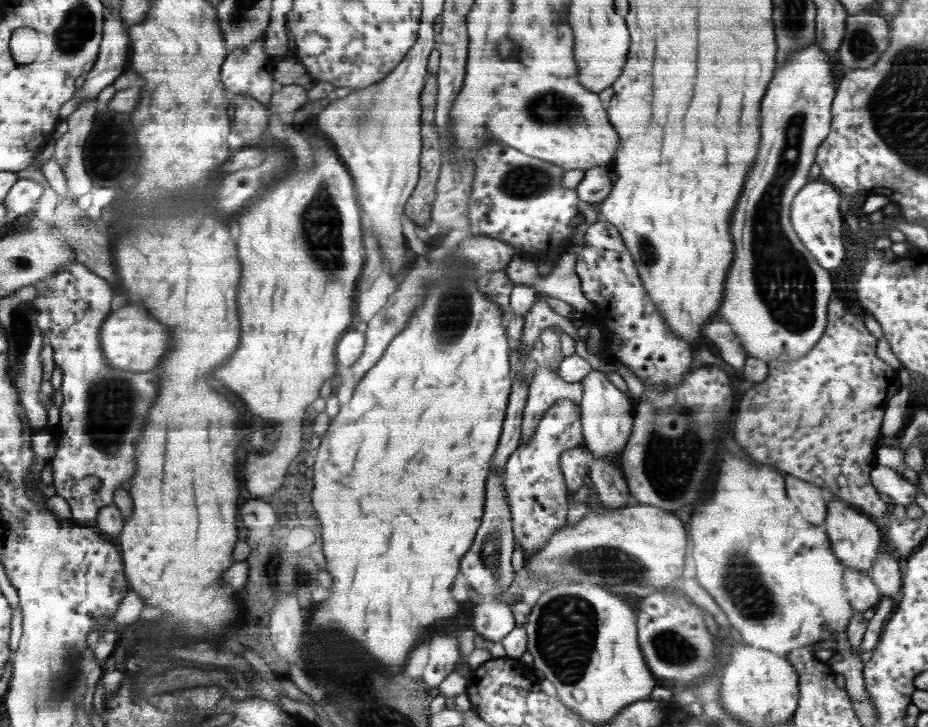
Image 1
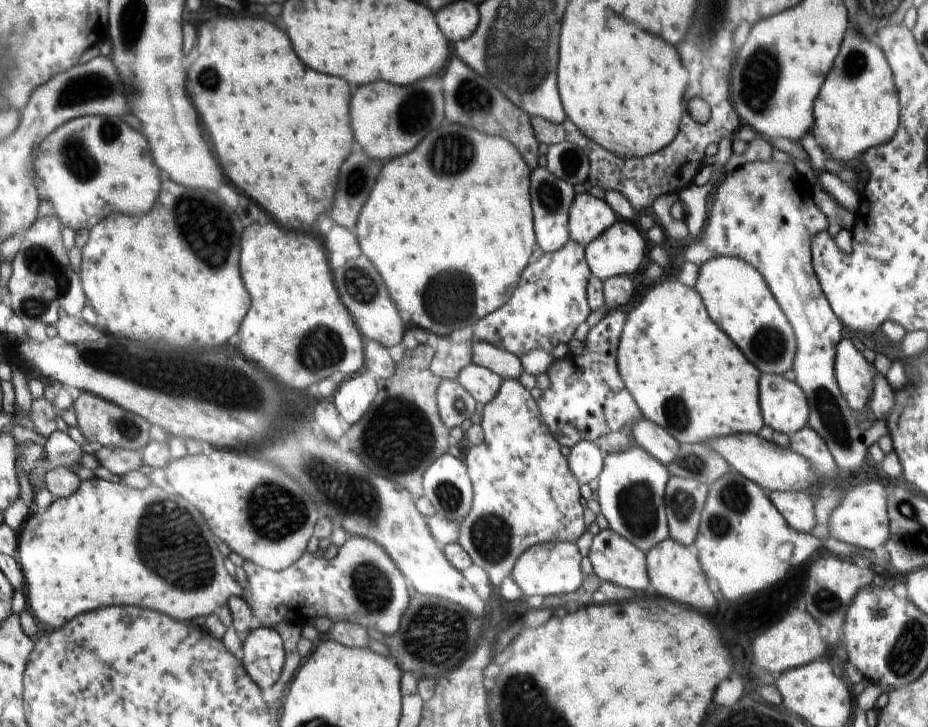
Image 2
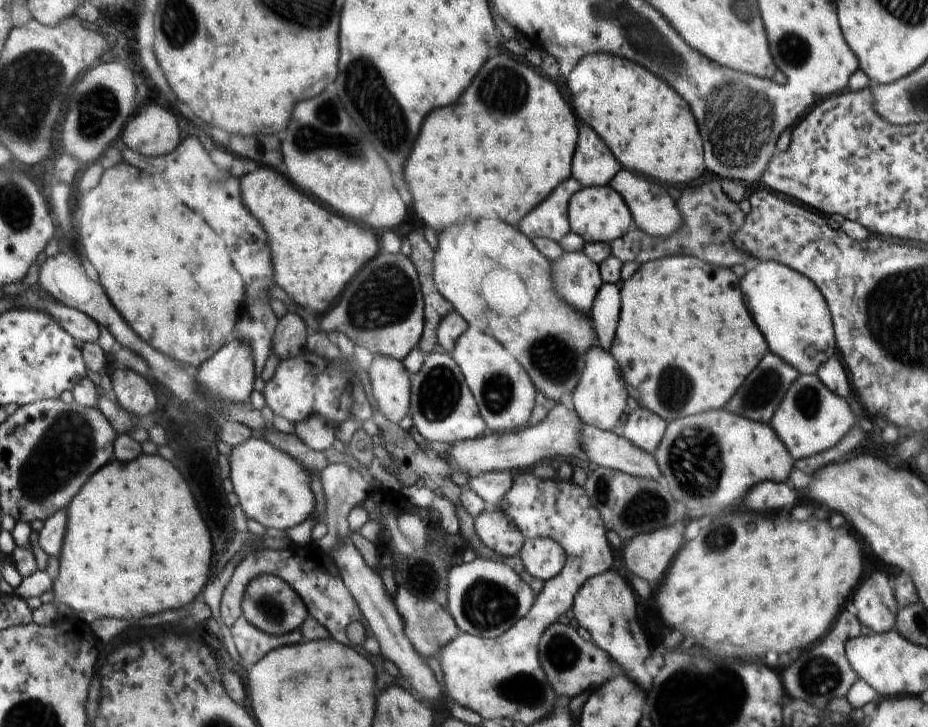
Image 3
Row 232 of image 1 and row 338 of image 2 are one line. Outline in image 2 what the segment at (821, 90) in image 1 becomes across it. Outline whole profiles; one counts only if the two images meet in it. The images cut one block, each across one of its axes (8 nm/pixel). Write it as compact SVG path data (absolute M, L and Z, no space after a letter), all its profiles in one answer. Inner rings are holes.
M734 257L711 259L699 268L695 289L702 296L711 319L736 342L755 367L777 375L792 368L796 356L792 326L768 290L764 278L750 264Z

